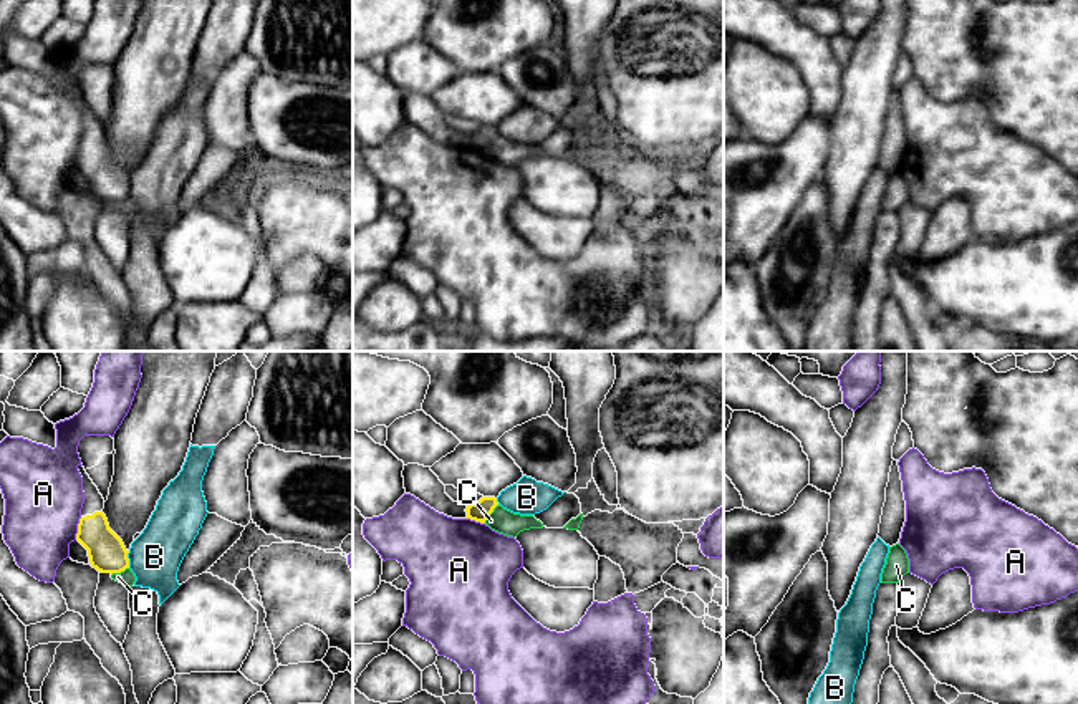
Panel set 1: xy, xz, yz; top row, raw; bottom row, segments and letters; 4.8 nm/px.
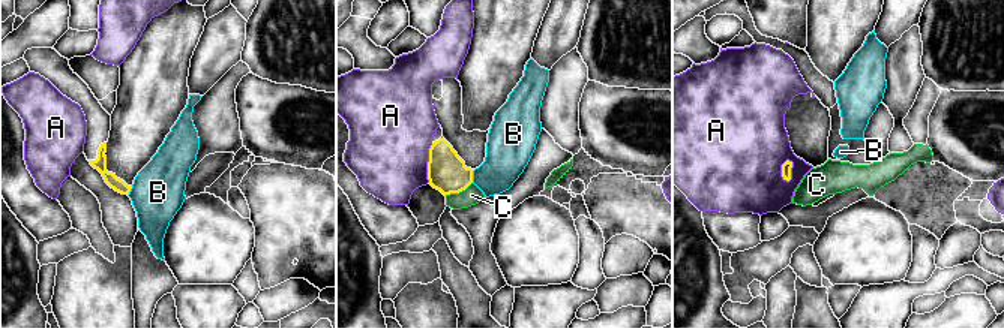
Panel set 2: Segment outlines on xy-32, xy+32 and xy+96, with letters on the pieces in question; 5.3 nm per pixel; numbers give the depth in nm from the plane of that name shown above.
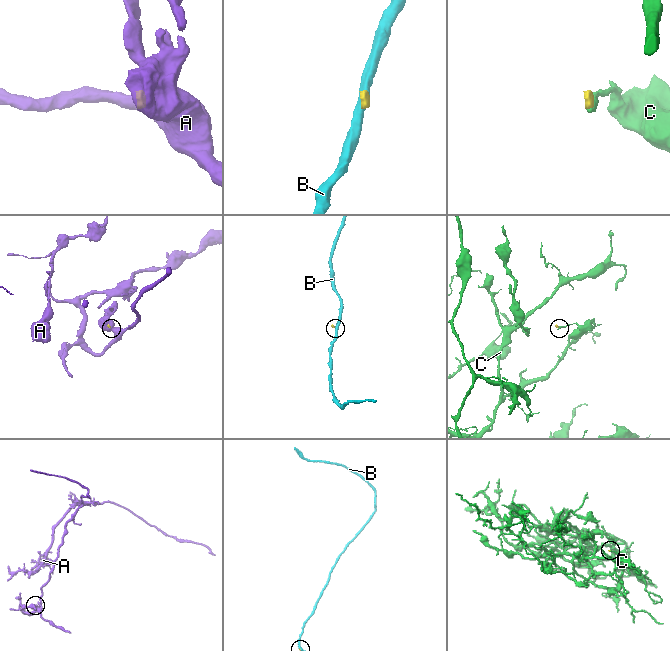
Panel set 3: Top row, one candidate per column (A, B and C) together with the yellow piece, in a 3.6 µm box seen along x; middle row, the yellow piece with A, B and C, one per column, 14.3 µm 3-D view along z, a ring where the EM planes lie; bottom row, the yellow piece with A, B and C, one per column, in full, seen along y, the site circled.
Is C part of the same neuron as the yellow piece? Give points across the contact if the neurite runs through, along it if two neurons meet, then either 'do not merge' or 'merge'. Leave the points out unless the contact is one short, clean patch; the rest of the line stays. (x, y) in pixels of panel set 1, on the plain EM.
border xz (497, 133), (484, 151); do not merge

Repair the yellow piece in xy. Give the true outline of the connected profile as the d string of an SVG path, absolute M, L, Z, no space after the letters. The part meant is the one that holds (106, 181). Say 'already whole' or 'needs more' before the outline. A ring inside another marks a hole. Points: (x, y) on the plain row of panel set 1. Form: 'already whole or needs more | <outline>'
needs more | M78 94L83 106L84 133L78 152L76 169L88 179L89 192L101 202L121 202L129 197L128 179L123 169L109 157L103 142L104 128L93 113L83 94Z

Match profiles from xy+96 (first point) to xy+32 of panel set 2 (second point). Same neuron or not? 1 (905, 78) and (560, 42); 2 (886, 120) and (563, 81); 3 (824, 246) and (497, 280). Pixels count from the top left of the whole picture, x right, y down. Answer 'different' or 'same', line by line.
1: different
2: different
3: different

